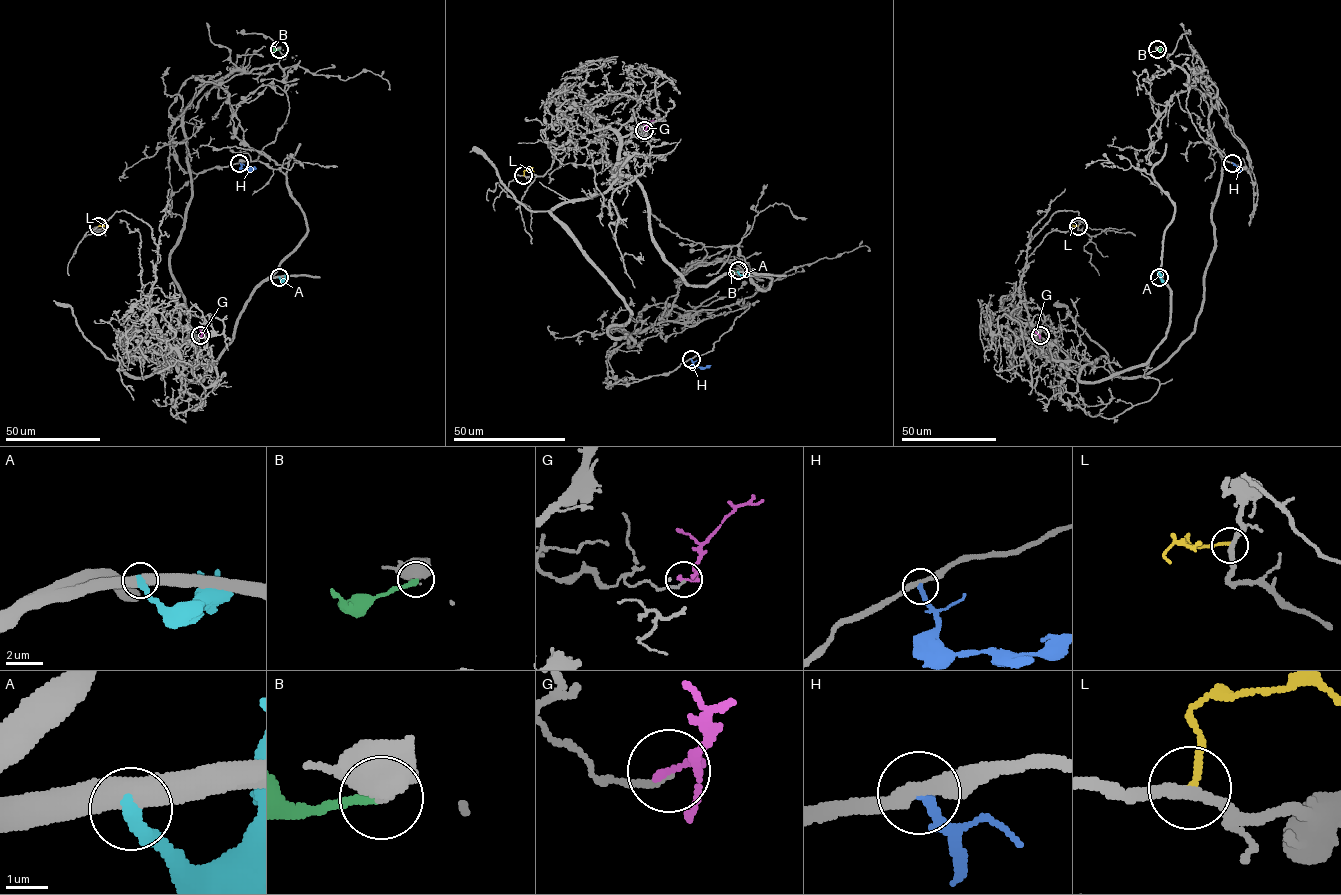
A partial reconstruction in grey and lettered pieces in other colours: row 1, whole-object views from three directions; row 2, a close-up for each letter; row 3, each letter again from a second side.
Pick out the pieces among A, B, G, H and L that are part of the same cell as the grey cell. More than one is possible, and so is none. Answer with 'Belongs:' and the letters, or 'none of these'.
Belongs: none of these

